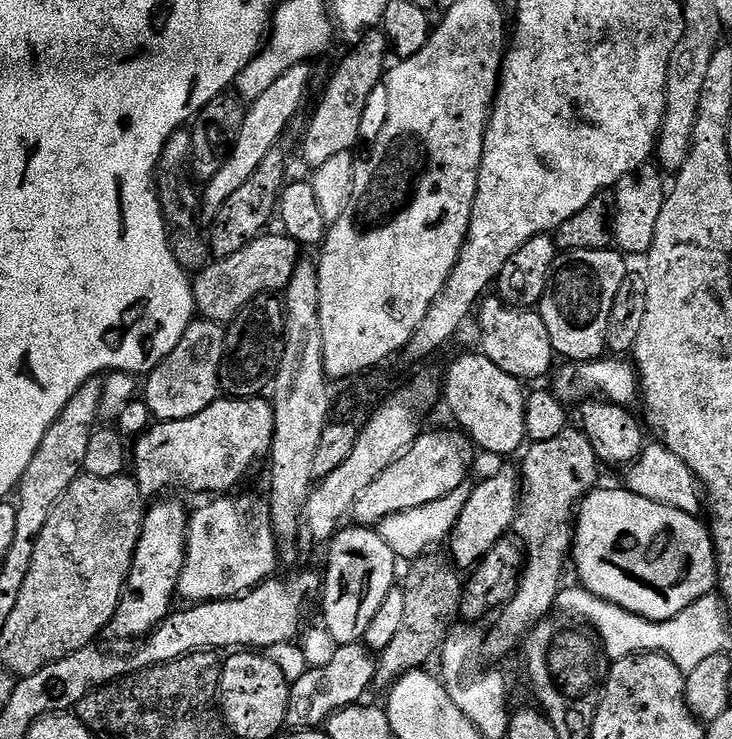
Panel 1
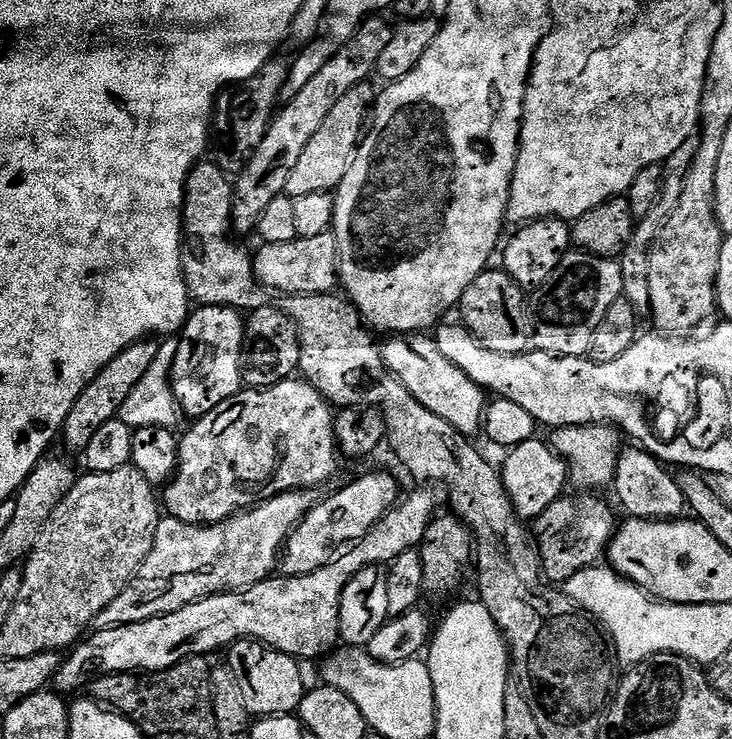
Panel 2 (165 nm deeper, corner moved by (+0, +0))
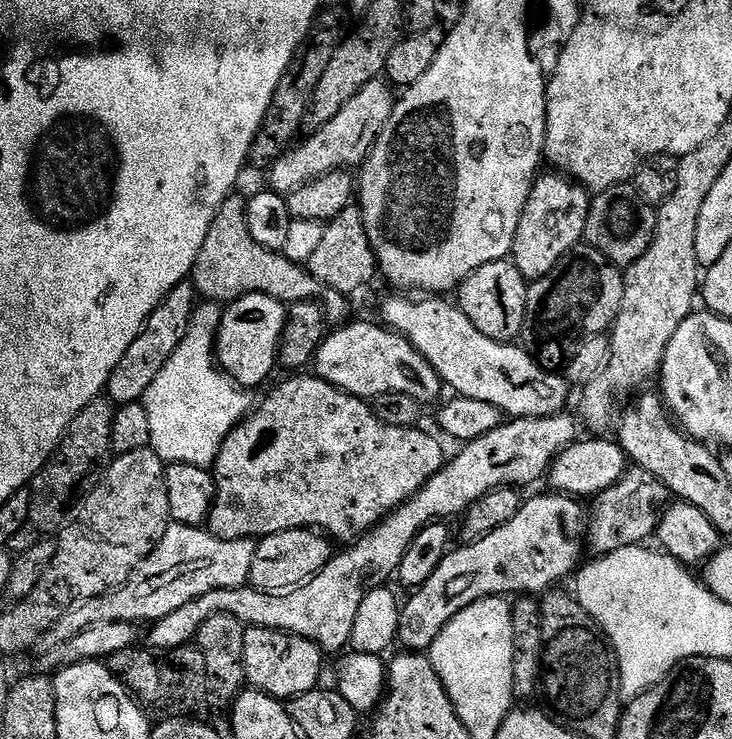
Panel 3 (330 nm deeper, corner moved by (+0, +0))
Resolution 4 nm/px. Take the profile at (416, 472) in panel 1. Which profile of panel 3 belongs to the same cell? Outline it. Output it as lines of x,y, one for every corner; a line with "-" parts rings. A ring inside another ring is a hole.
291,528
278,534
270,534
257,543
248,584
271,596
290,592
293,588
299,588
301,584
313,580
332,561
333,555
333,541
311,528

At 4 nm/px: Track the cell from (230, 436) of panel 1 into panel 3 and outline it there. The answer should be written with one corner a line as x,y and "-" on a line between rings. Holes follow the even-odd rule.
292,374
289,380
284,380
264,401
257,403
248,415
232,429
232,433
224,440
220,452
216,455
214,472
217,477
224,476
224,481
214,488
214,499
206,513
206,530
219,540
250,540
263,538
270,534
285,532
291,528
311,528
327,534
333,541
352,542
364,535
380,523
388,513
393,512
399,504
404,504
422,485
430,482
434,474
438,474
446,463
444,448
432,436
419,432
419,427
399,428
384,424
372,411
371,407
361,397
350,396
341,388
335,388
315,374

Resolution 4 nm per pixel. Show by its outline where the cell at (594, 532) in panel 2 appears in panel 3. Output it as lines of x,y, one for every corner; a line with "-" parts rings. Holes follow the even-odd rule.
635,466
629,467
616,484
601,492
599,496
591,501
592,512
590,508
590,515
586,520
587,551
592,552
593,557
599,558
605,556
608,552
622,550
626,546
643,545
648,542
648,539
651,541
660,521
660,513
668,507
669,503
670,493
668,487
662,482
658,482
658,478
654,478
654,474

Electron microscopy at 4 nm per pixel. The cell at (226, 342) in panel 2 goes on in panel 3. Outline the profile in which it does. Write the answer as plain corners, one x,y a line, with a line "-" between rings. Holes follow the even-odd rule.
246,294
231,301
220,313
220,325
216,327
216,363
235,384
245,390
253,390
272,371
277,371
280,352
280,335
284,333
284,323
288,320
288,308
280,300
266,294

